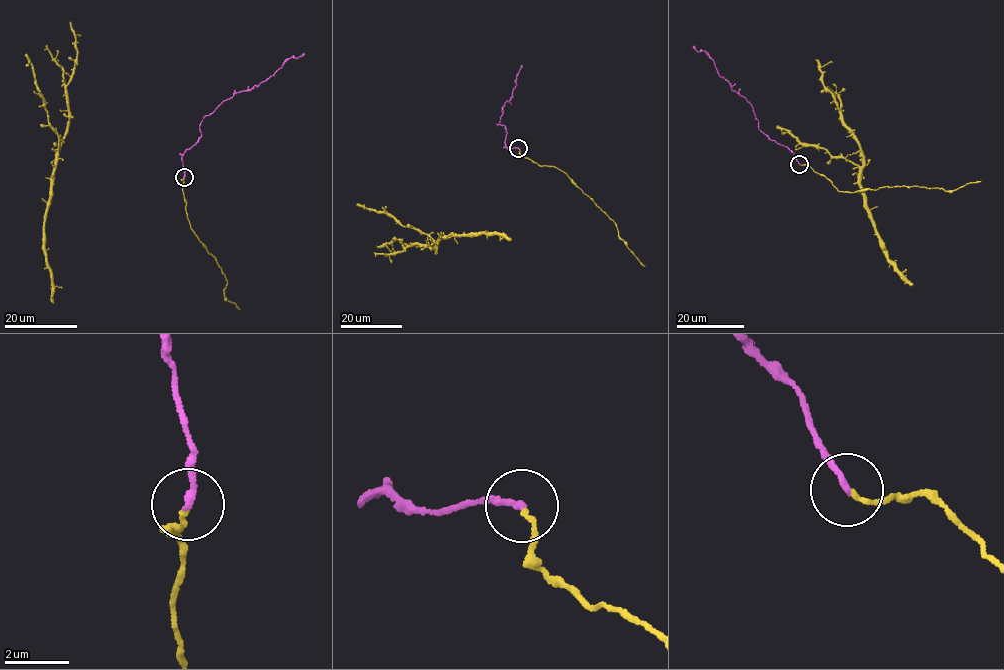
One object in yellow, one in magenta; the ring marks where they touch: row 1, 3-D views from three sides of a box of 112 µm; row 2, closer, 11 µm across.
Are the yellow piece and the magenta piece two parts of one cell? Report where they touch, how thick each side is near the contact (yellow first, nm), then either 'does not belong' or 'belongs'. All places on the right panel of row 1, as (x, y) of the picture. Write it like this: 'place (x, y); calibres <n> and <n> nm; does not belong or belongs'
place (799, 164); calibres 160 and 200 nm; belongs

